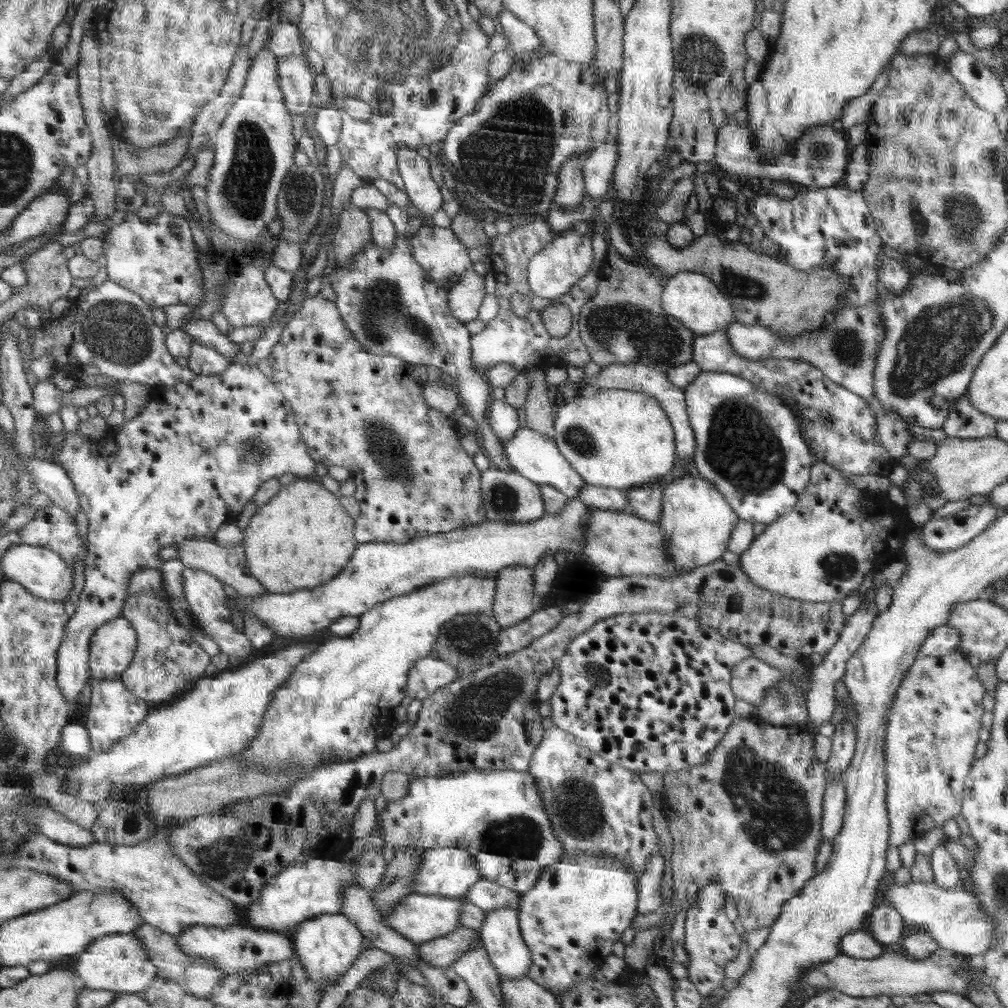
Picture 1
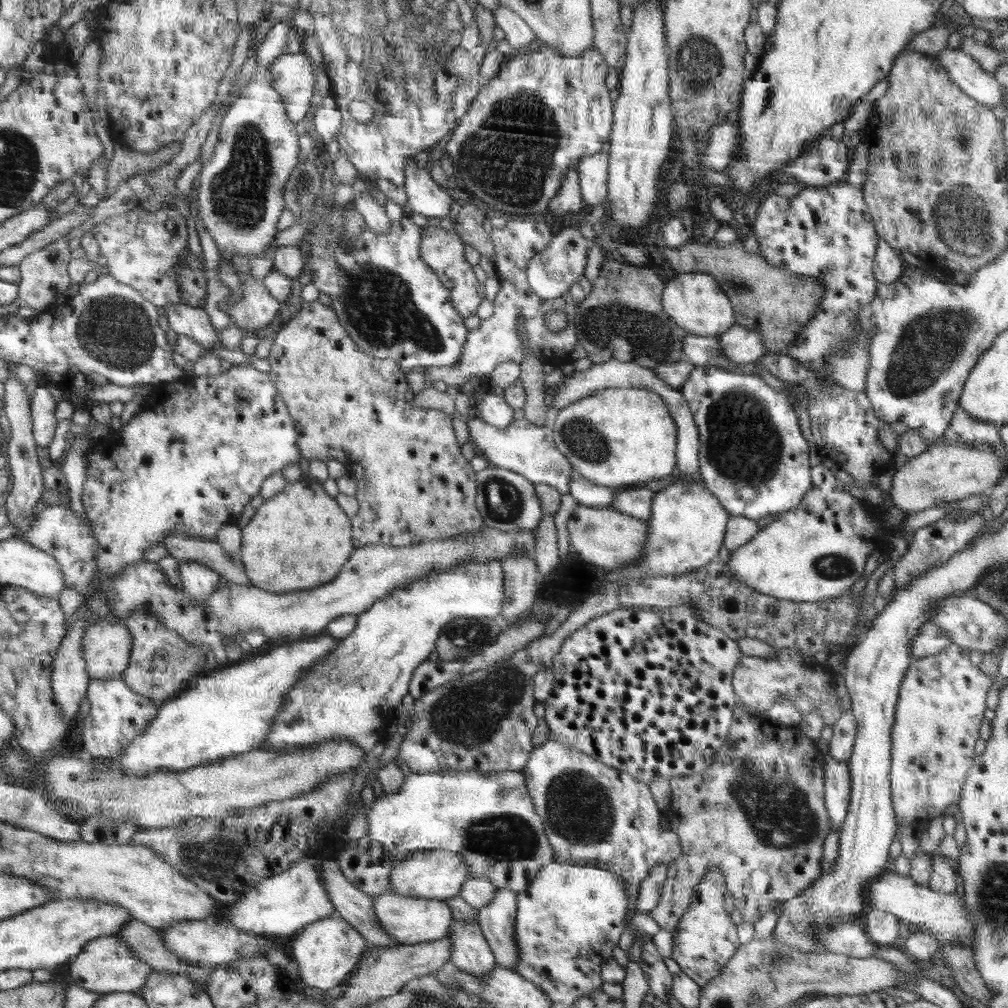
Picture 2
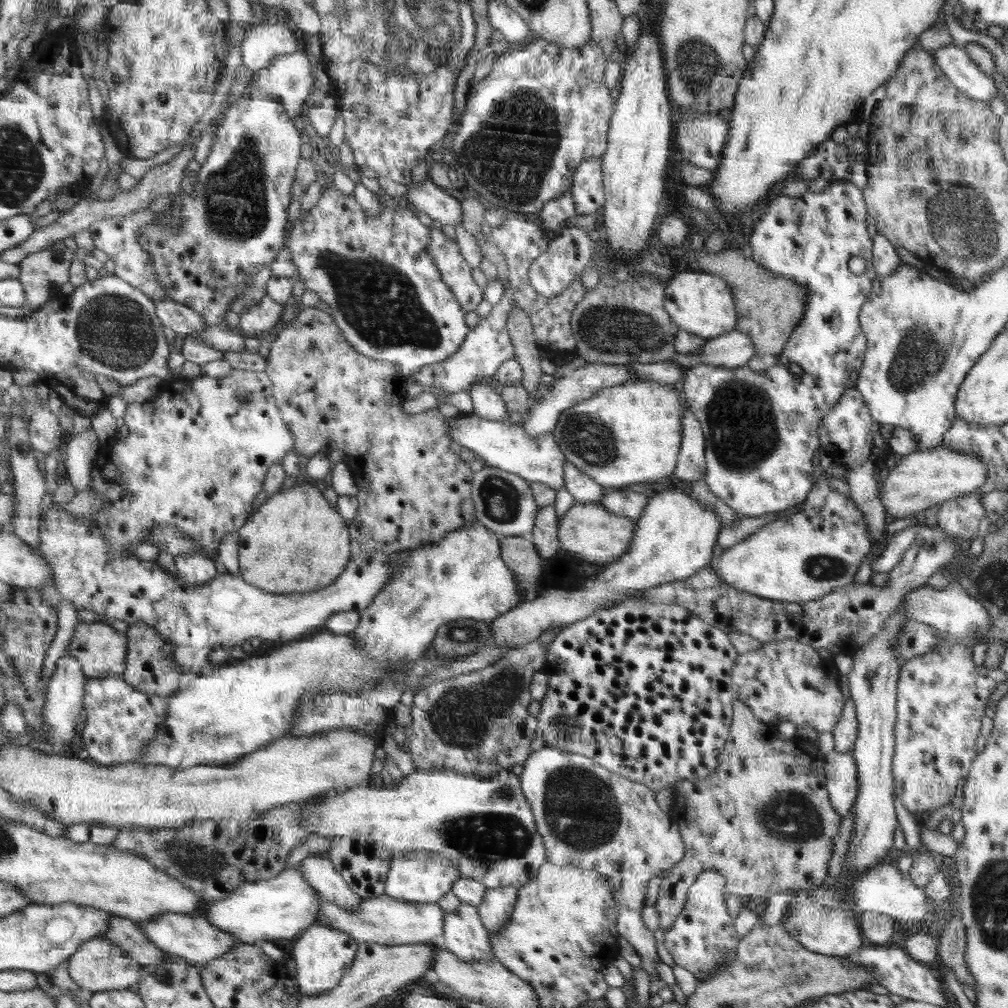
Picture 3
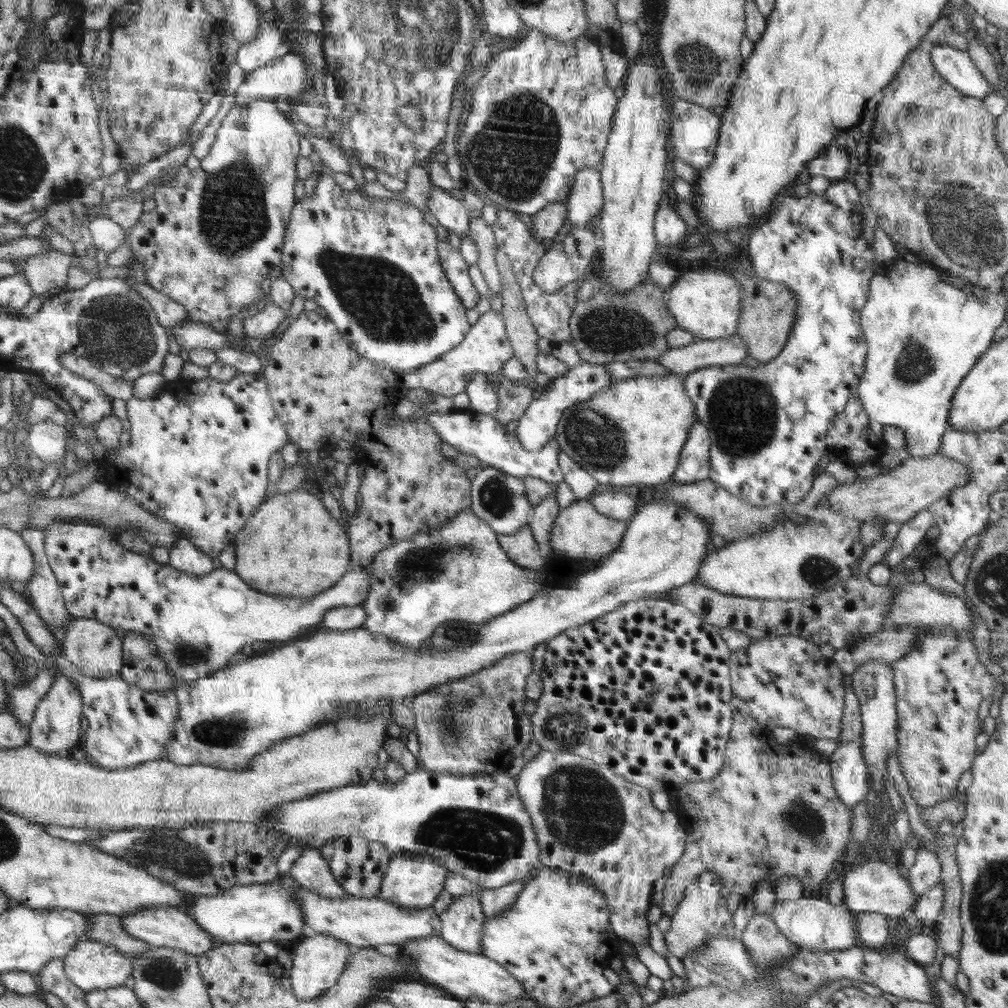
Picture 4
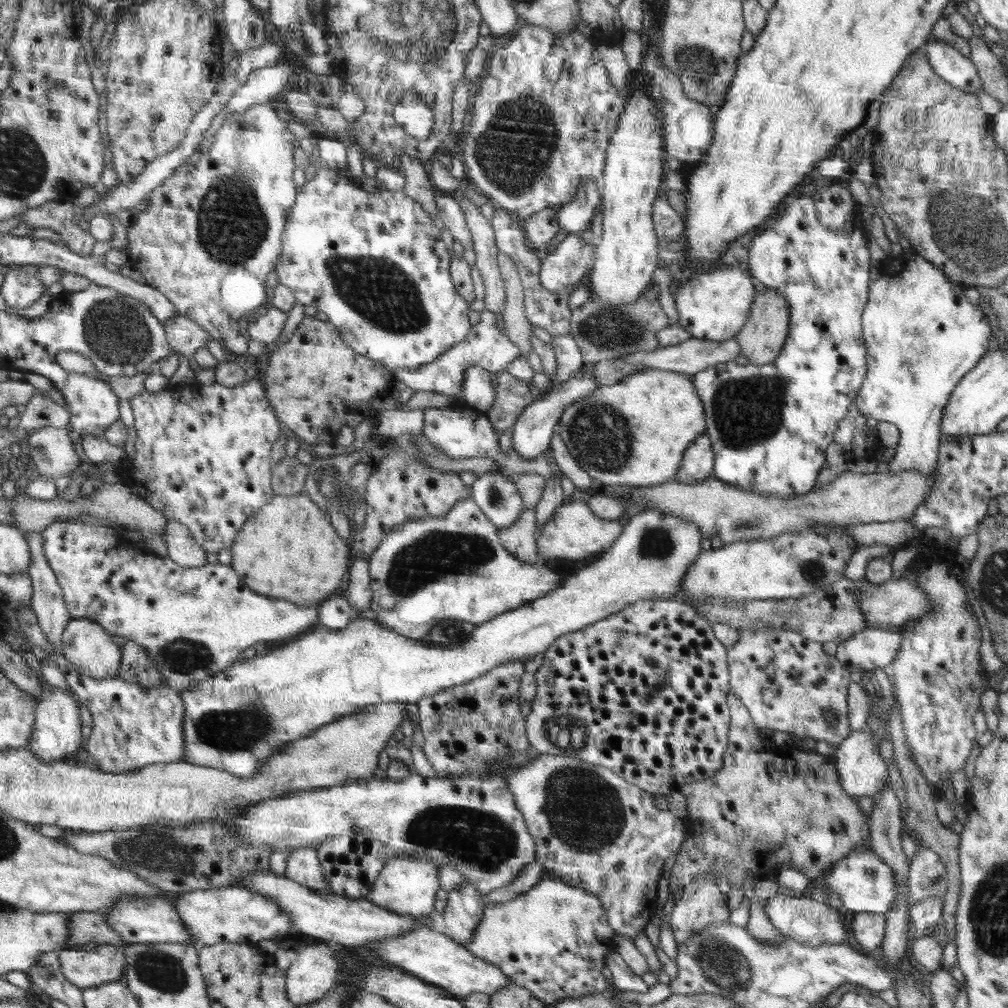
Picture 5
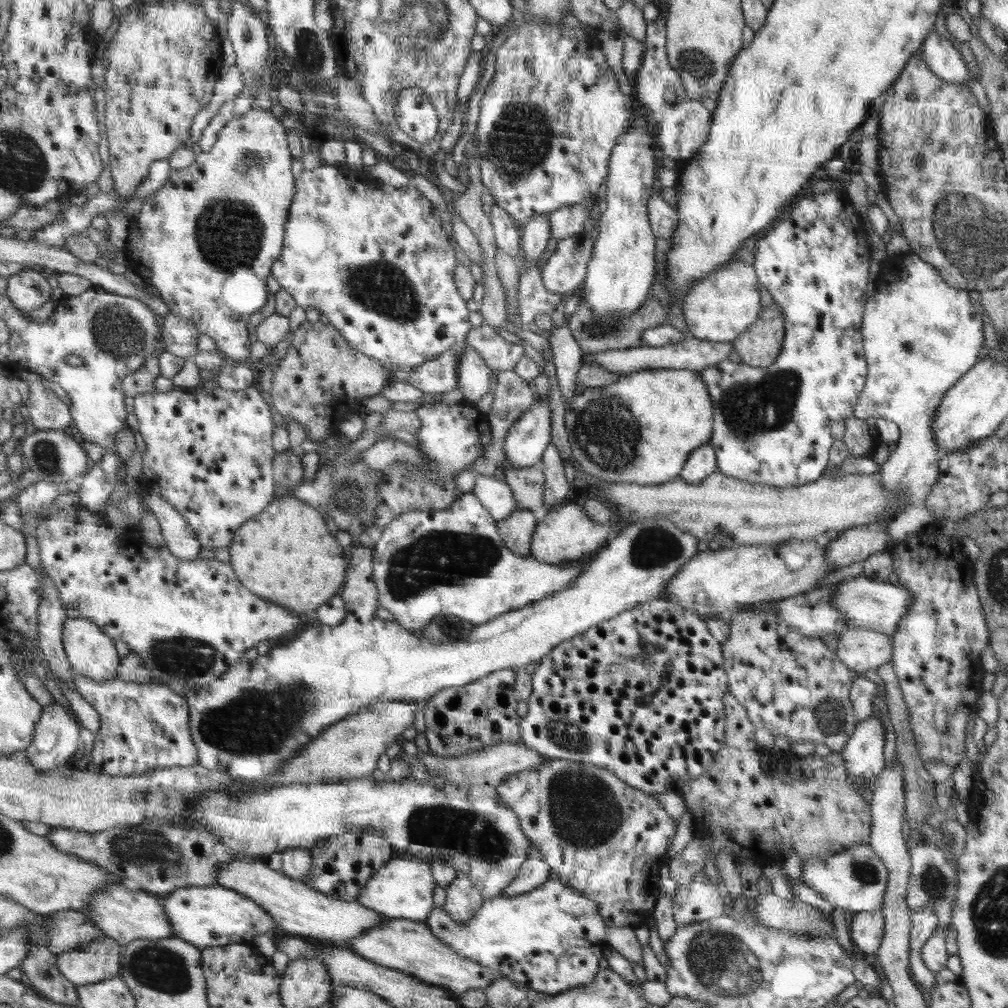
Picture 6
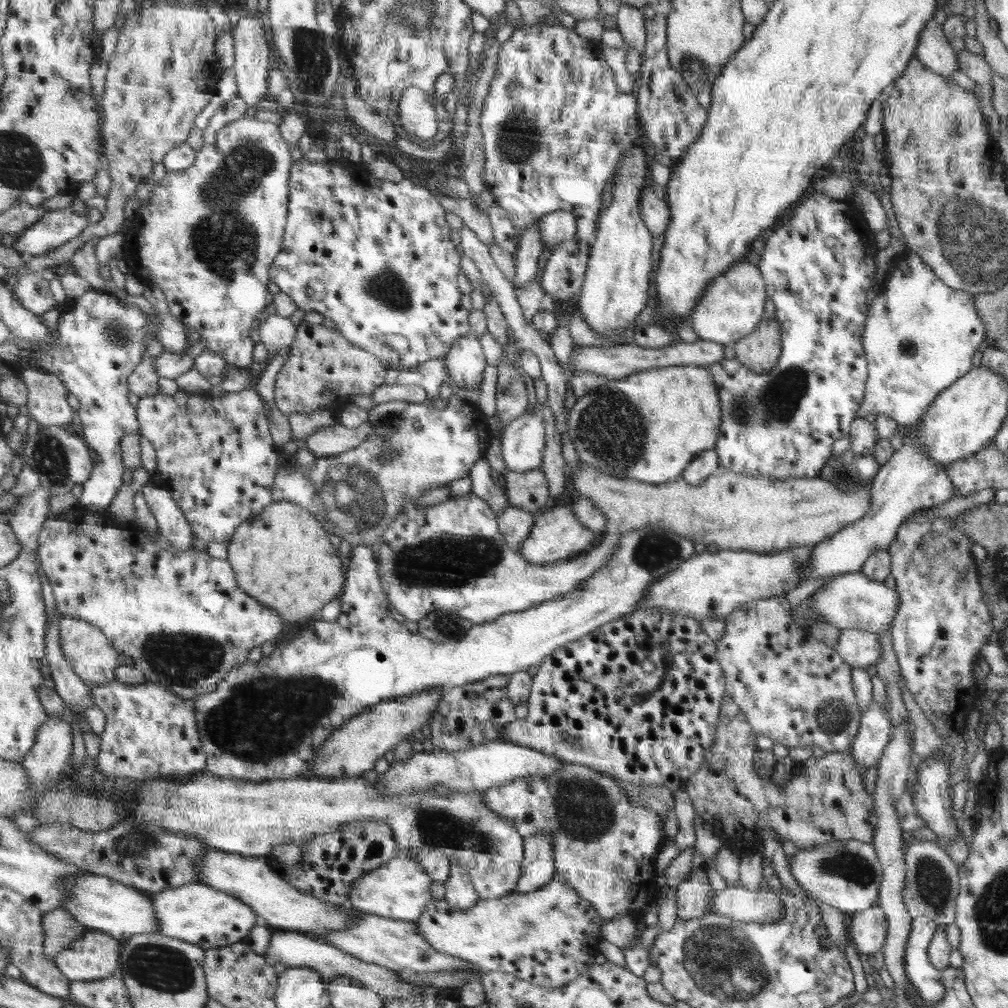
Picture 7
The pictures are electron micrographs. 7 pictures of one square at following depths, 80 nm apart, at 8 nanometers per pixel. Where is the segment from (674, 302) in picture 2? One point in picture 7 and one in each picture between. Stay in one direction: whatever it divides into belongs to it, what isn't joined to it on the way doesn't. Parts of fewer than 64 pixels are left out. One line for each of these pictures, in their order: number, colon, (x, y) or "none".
3: (701, 303)
4: (708, 303)
5: (716, 304)
6: (718, 308)
7: (732, 306)

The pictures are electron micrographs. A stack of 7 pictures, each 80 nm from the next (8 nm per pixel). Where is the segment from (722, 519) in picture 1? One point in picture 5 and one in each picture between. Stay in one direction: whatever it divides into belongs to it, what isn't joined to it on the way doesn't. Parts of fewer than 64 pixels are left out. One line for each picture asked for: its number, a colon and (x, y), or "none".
2: (687, 524)
3: (676, 533)
4: (225, 720)
5: (235, 721)

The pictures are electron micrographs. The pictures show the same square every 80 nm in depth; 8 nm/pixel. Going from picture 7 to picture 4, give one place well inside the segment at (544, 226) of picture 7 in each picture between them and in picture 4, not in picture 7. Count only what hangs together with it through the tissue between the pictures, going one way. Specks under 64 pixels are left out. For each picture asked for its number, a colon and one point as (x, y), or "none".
4: (586, 201)
5: (577, 215)
6: (572, 219)

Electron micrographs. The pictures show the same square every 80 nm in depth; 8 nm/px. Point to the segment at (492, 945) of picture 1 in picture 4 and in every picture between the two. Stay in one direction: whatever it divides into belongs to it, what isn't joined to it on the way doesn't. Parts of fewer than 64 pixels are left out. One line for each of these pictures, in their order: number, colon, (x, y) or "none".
2: (497, 920)
3: (496, 909)
4: (496, 901)

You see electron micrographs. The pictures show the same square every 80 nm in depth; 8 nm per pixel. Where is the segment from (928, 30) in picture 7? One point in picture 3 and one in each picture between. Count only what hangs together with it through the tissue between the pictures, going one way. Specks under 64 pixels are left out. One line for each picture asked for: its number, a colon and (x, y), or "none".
3: (966, 76)
4: (956, 67)
5: (946, 61)
6: (939, 53)

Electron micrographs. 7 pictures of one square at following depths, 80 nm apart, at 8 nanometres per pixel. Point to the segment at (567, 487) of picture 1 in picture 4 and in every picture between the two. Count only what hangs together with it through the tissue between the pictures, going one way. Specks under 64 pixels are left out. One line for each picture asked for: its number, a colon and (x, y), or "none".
2: (531, 451)
3: (506, 446)
4: (460, 429)

